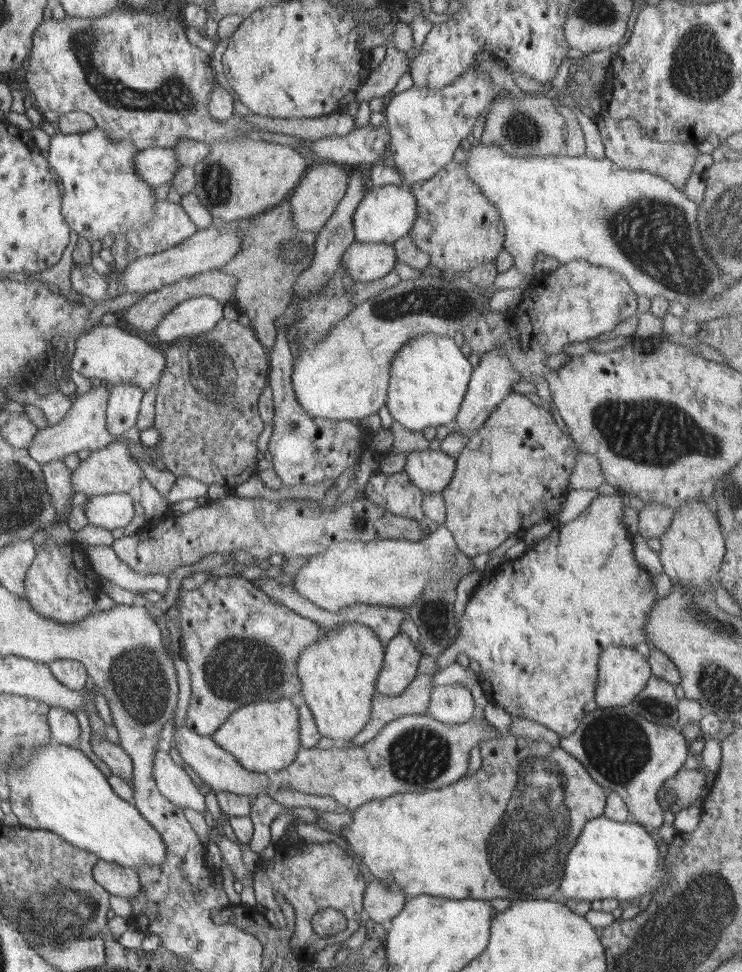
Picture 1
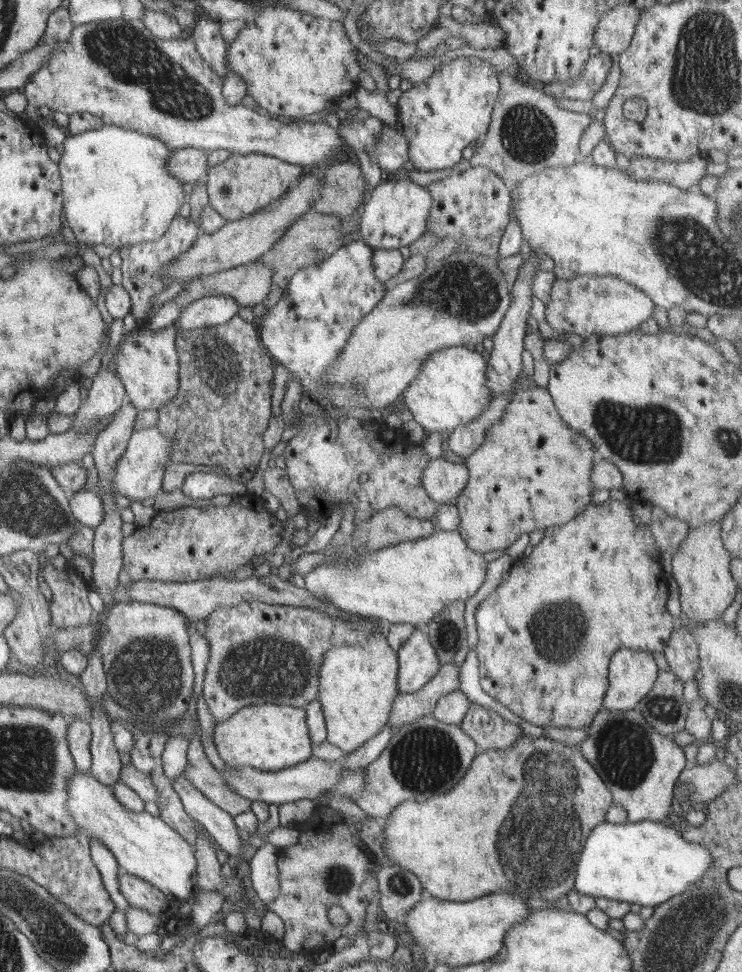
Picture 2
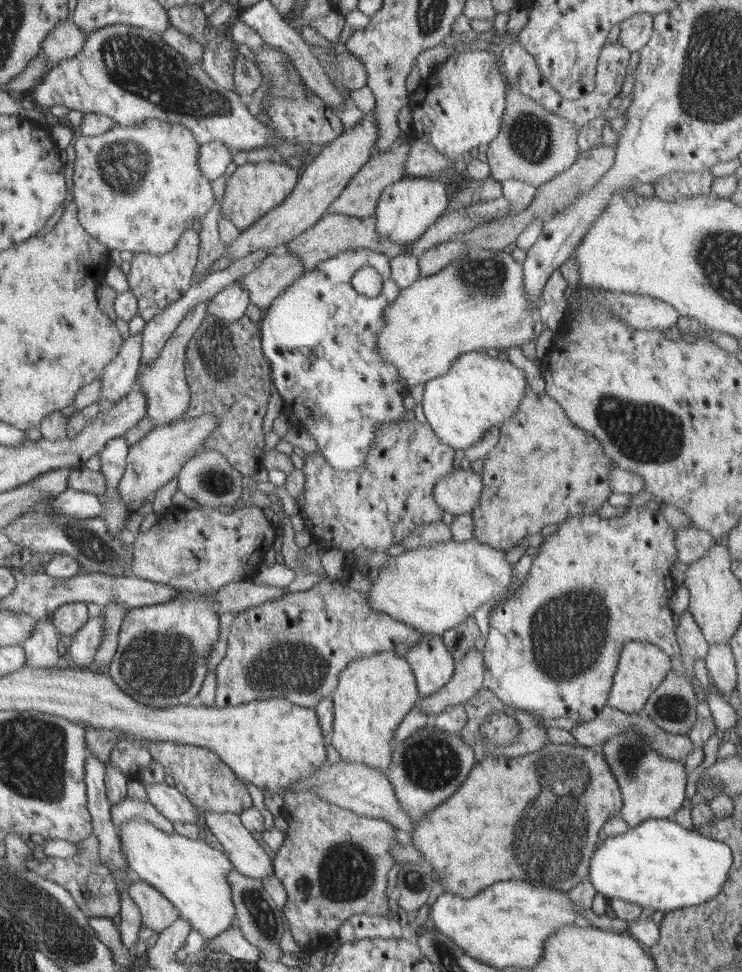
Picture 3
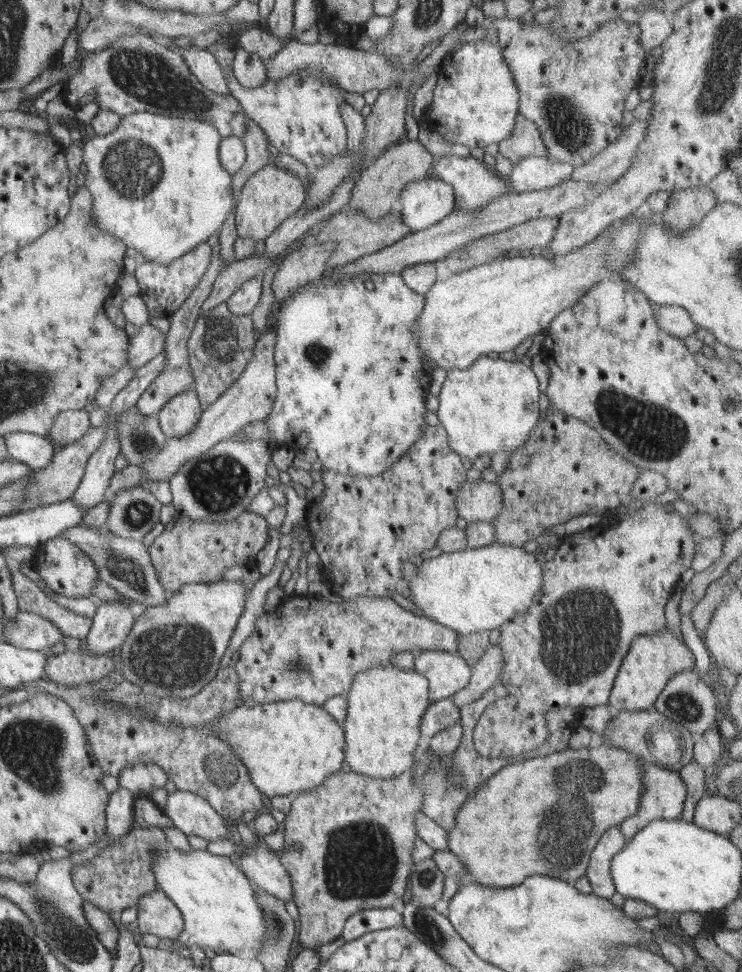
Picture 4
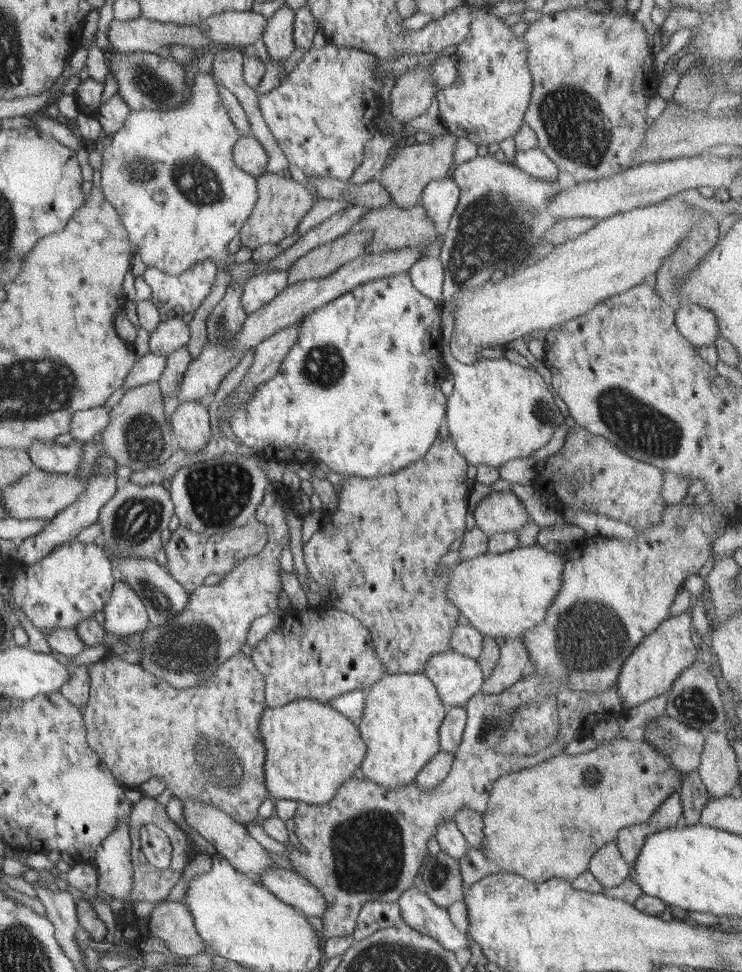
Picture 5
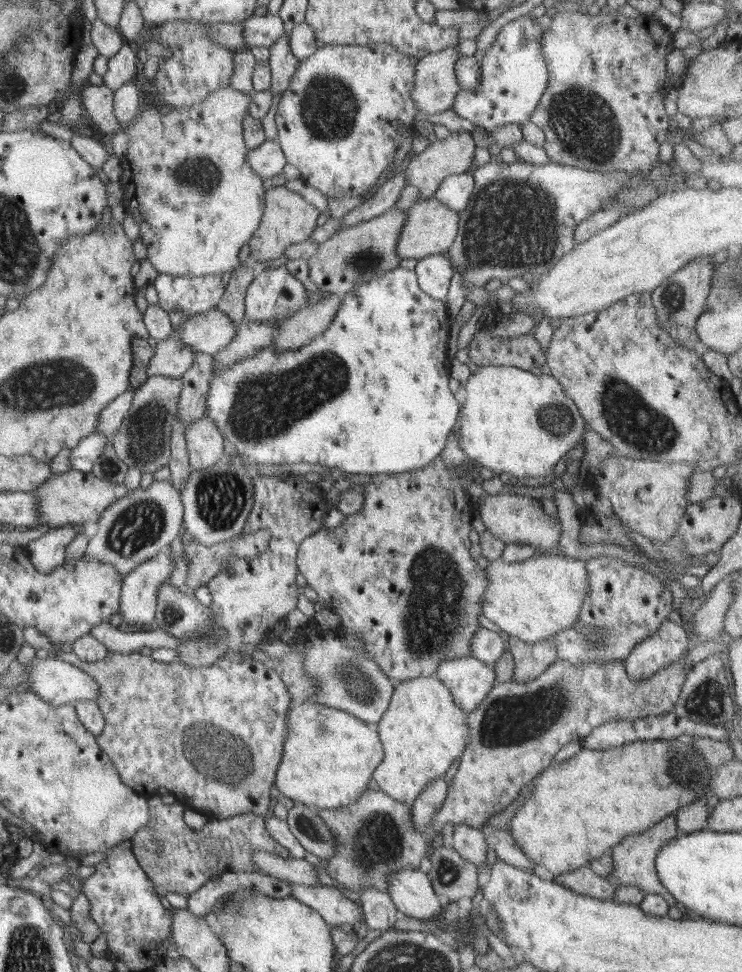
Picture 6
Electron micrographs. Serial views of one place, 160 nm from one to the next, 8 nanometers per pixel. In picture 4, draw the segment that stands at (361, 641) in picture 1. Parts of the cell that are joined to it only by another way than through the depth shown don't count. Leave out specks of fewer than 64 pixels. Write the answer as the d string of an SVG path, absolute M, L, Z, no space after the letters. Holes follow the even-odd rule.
M391 664L379 665L357 674L345 696L348 710L342 726L345 734L345 760L351 770L371 778L392 779L412 768L415 764L414 751L421 736L422 717L432 702L429 697L429 680L414 668L404 670Z

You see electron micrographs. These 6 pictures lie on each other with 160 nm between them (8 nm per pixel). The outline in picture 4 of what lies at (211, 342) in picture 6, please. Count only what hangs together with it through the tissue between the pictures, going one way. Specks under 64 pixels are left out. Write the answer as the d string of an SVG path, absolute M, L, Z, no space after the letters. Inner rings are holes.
M147 323L137 328L130 341L130 350L126 364L137 369L144 366L165 350L166 334L160 332L156 326Z

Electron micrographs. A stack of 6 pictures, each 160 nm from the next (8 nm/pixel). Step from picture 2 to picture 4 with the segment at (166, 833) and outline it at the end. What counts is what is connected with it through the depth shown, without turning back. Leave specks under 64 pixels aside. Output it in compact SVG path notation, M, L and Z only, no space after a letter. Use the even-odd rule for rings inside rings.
M173 847L168 851L152 851L150 856L152 856L157 883L182 914L184 929L178 938L180 945L186 945L188 948L206 946L217 954L230 953L231 955L252 956L261 950L265 941L266 918L255 897L254 884L244 871L232 862L232 858L214 856L207 850L192 849L182 853Z

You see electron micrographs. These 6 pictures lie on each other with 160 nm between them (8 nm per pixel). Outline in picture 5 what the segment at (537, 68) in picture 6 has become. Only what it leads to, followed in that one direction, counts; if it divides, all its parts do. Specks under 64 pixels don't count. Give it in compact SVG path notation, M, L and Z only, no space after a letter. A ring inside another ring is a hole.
M468 5L472 18L470 32L457 45L454 54L458 63L457 81L440 89L436 98L440 106L440 116L448 132L467 137L477 146L489 145L491 142L502 142L506 138L514 137L524 123L524 117L530 103L533 91L533 78L528 64L527 44L524 34L516 36L512 33L512 25L506 24L504 19L495 15L486 15L486 8L476 8Z

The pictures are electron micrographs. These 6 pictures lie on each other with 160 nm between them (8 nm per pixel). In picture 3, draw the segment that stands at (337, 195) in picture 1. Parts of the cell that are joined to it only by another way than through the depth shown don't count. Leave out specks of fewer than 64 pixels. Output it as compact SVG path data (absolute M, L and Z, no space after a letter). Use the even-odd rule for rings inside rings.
M406 135L398 148L394 148L394 150L388 148L386 151L374 153L371 159L350 179L350 182L344 187L338 198L331 203L327 213L358 217L360 219L374 216L382 191L387 186L406 178L405 164L407 163L413 141L414 138L412 136Z

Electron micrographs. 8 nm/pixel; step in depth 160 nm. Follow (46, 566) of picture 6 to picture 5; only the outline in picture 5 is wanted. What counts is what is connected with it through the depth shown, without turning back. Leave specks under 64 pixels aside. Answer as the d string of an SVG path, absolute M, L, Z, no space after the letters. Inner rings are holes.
M113 472L113 474L92 473L87 479L87 488L79 496L79 500L63 510L62 513L58 513L57 517L53 518L49 523L46 523L45 527L36 536L25 538L19 542L17 553L19 560L27 562L28 565L41 564L46 556L51 552L55 552L57 546L76 538L84 528L96 523L100 509L114 496L116 491L116 472Z

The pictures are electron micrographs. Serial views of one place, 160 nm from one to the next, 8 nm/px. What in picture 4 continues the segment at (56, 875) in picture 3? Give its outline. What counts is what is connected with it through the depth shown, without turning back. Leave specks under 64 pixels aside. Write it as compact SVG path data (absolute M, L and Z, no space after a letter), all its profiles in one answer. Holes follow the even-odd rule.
M134 826L118 844L111 846L104 843L98 847L102 850L98 856L83 864L76 864L71 870L74 886L84 900L92 902L106 913L120 914L126 908L137 905L145 894L160 888L150 854L152 851L168 851L172 848L160 827L145 829Z

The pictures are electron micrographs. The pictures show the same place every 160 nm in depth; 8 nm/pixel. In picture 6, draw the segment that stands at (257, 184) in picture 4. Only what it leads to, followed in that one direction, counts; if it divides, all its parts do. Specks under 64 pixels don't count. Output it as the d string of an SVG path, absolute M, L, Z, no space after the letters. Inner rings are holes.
M284 186L272 187L265 191L265 207L261 223L248 242L252 259L264 261L280 258L290 245L308 241L310 234L317 227L316 219L319 214L318 209L299 193L290 191Z

